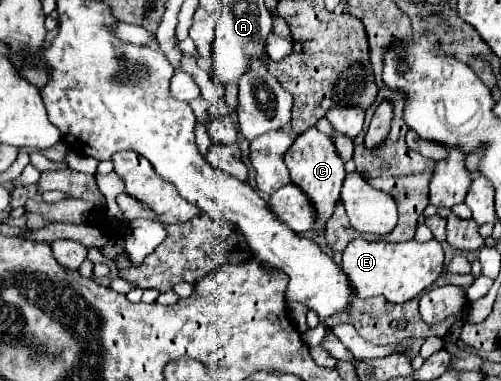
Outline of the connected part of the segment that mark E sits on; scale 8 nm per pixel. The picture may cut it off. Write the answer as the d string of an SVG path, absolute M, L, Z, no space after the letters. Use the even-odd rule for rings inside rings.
M355 238L343 250L341 270L347 274L349 284L353 288L353 296L367 300L373 296L385 296L389 302L403 304L415 296L419 296L425 288L429 288L443 270L443 250L437 240L429 242L367 242L363 238Z

